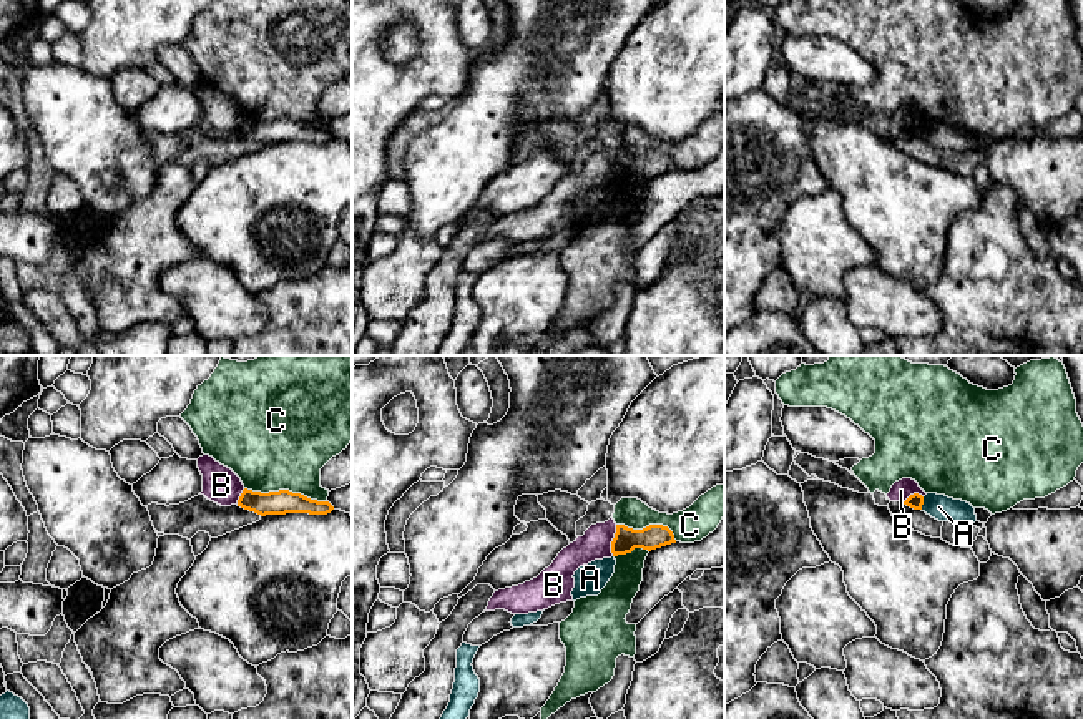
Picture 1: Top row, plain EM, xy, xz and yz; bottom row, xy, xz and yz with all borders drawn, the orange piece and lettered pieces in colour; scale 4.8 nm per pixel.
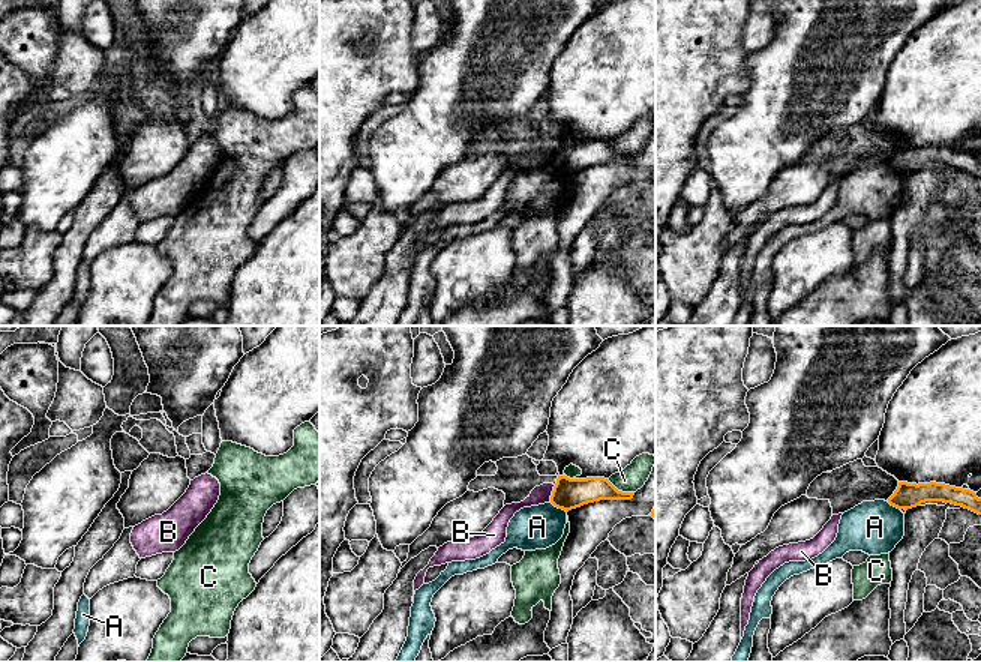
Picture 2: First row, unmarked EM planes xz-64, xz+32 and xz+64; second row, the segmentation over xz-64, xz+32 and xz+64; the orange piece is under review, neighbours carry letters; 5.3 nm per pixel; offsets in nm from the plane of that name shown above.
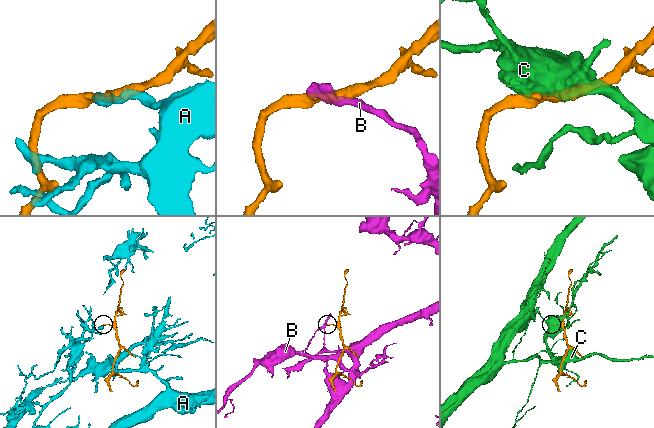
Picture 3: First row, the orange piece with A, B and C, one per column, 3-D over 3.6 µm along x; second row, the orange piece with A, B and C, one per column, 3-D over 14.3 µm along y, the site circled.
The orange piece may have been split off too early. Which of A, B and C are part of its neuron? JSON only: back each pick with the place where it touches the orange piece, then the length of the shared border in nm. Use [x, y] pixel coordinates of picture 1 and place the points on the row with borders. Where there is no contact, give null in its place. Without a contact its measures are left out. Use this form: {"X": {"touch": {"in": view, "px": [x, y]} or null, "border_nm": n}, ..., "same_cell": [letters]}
{"same_cell": []}

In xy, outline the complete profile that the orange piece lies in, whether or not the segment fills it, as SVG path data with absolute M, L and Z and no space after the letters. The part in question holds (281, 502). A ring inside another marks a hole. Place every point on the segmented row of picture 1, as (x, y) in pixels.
M247 488L243 490L238 506L254 511L261 516L286 513L327 515L334 510L329 501L311 500L289 490L261 493Z

